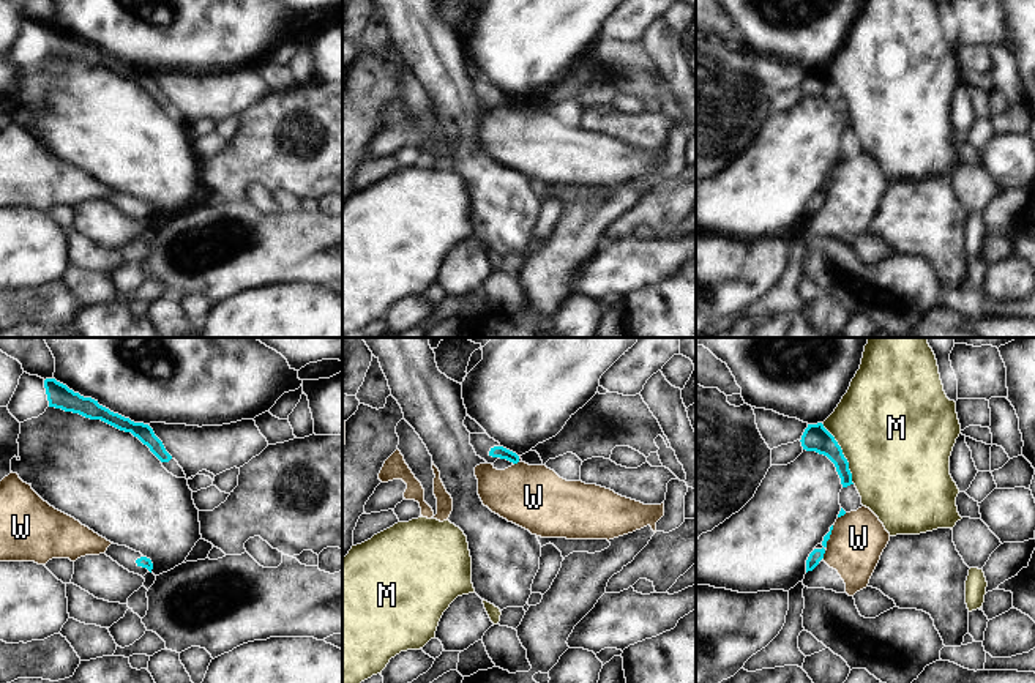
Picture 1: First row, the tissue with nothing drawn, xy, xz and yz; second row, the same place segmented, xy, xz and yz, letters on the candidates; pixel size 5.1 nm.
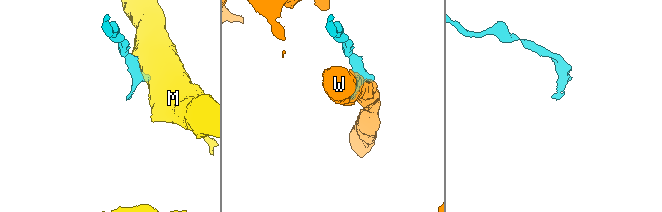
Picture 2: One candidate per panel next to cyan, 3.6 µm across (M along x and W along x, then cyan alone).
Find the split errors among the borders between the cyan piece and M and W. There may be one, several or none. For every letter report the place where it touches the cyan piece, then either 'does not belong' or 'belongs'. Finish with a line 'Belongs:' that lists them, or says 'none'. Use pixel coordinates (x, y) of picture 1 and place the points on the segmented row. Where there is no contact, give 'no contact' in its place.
M: yz (843, 455) | does not belong
W: yz (829, 537) | does not belong
Belongs: none

